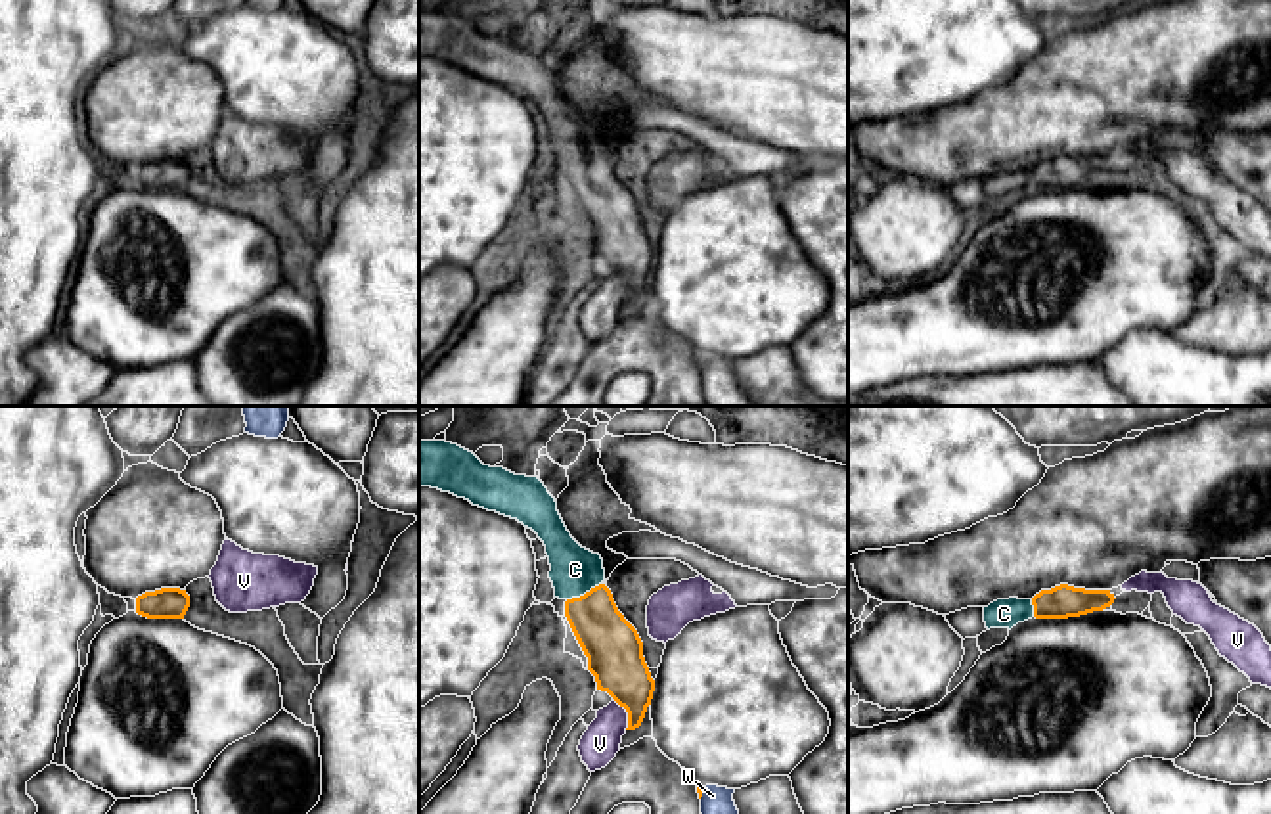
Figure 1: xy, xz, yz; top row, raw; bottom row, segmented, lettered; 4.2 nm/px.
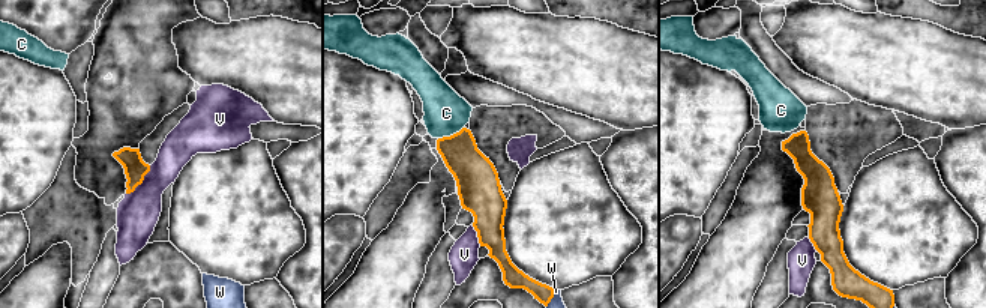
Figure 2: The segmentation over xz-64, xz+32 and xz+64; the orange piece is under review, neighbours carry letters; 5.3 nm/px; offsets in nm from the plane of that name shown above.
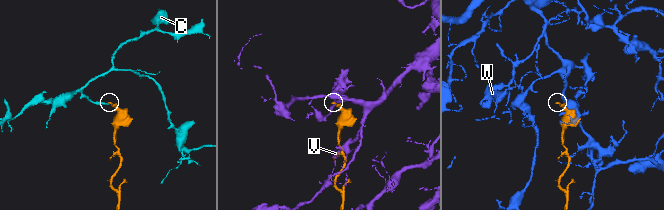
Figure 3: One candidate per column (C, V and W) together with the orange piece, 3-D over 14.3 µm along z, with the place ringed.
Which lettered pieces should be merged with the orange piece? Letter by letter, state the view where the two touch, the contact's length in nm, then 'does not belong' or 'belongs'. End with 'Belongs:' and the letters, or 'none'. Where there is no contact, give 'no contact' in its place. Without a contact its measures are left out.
C: meets orange in xz; contact 160 nm long; belongs
V: meets orange in xz; contact 150 nm long; does not belong
W: meets orange in xz; contact 50 nm long; does not belong
Belongs: C

